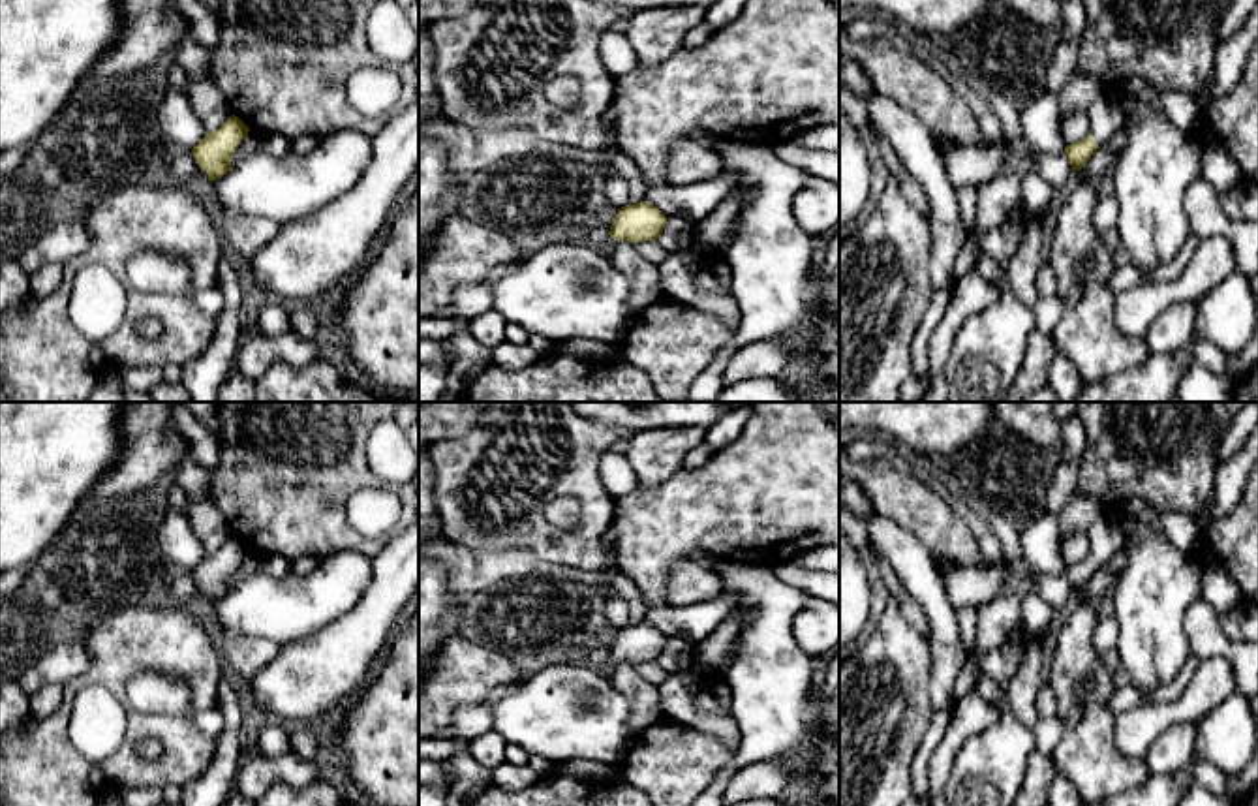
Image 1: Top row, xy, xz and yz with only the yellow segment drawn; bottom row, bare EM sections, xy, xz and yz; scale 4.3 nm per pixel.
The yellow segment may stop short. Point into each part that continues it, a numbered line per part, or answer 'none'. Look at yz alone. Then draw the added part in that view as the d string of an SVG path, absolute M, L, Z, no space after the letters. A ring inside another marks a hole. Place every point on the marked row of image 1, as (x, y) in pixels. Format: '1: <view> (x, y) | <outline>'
1: yz (1106, 119) | M1102 92L1087 109L1091 135L1098 147L1106 145L1125 124L1119 98L1113 92Z

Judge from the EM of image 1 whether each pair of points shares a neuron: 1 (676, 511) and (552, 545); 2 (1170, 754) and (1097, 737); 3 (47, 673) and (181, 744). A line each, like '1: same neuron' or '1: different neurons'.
1: different neurons
2: different neurons
3: different neurons

